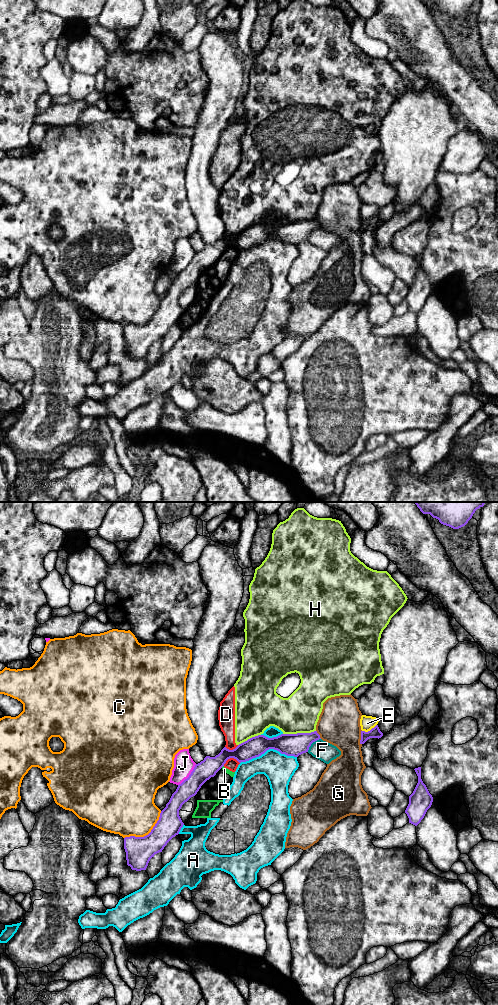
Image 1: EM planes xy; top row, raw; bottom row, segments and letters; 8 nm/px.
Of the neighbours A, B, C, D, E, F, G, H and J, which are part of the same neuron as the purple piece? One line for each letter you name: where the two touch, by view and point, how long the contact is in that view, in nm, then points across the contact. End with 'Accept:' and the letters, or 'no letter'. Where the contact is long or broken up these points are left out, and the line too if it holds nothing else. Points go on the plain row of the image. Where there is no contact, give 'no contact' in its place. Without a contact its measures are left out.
Accept: no letter

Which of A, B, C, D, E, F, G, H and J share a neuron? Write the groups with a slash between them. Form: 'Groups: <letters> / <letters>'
Groups: A / B D H / C / E / F / G / J

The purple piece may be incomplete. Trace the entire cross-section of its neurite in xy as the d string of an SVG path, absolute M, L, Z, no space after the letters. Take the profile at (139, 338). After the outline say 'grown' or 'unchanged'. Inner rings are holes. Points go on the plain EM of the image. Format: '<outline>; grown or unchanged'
M317 219L311 221L281 222L268 226L258 223L239 232L235 237L224 235L215 245L206 244L196 252L187 267L178 273L166 295L161 299L159 308L144 325L125 325L124 337L127 353L132 358L146 358L155 342L162 340L167 331L179 322L184 311L179 304L182 293L195 284L201 274L214 265L230 246L239 251L259 245L269 237L279 239L287 244L298 245L308 240L311 232L321 227Z; unchanged

